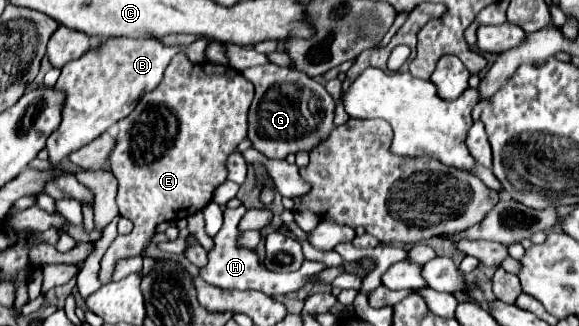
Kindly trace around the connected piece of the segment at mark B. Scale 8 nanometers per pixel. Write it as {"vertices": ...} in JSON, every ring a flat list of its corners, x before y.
{"vertices":[[115,37,67,63,55,83,55,89,65,93,65,103,61,109,61,123,47,139,49,163,57,165,65,161,73,151,91,143,119,119,127,117,143,93,155,89,163,81,163,73,175,53,179,53,179,47,167,47,157,39]]}

